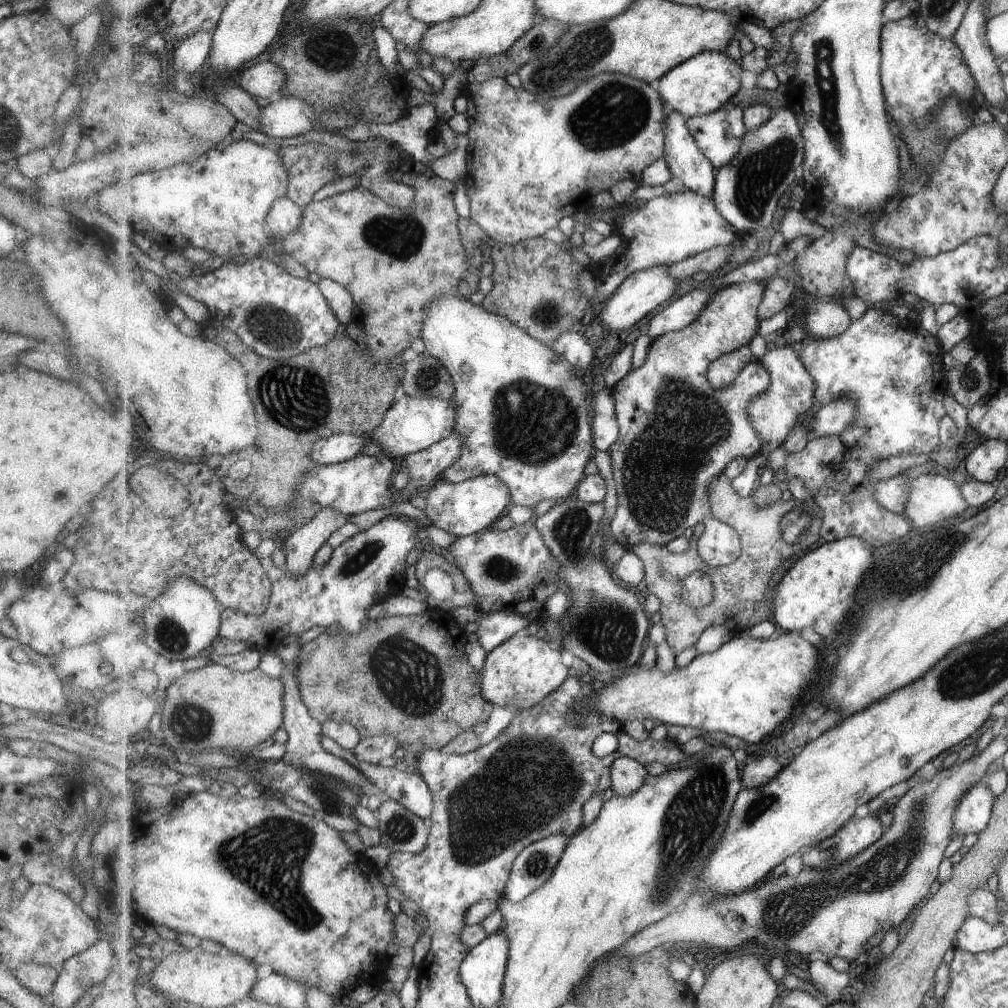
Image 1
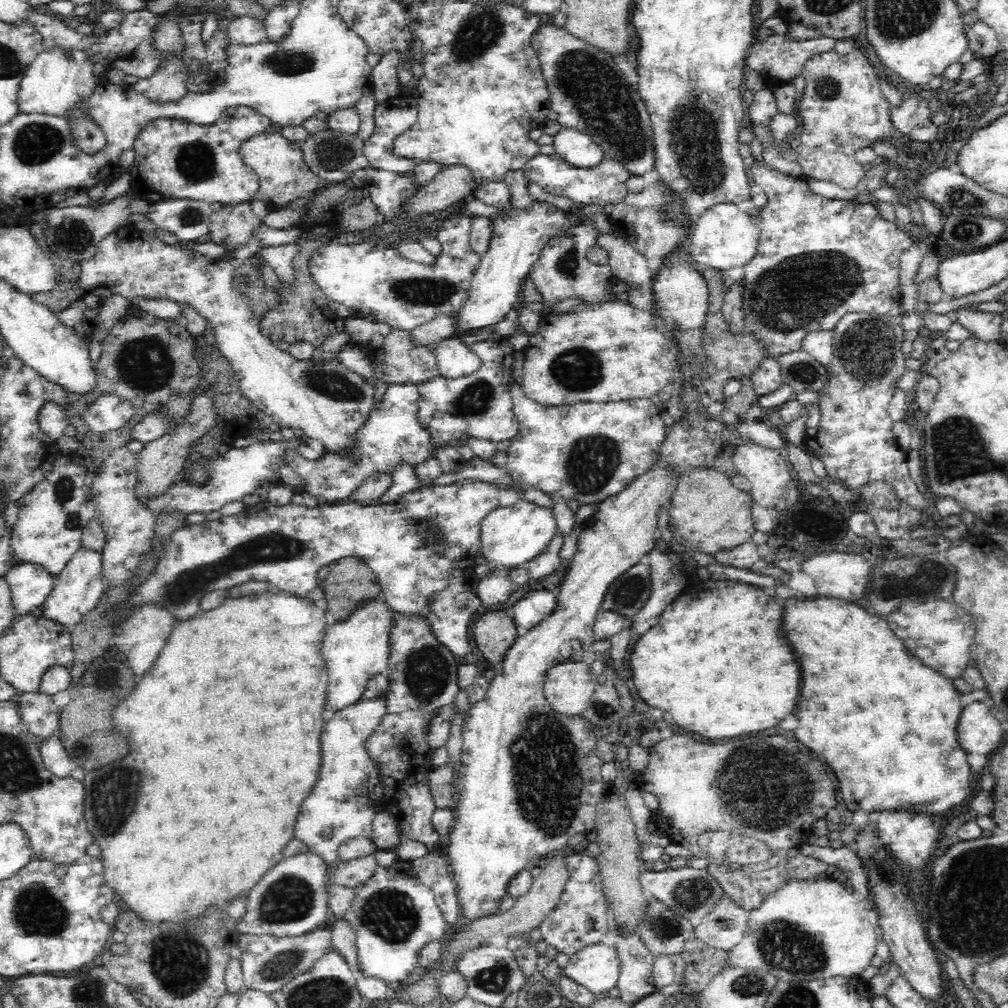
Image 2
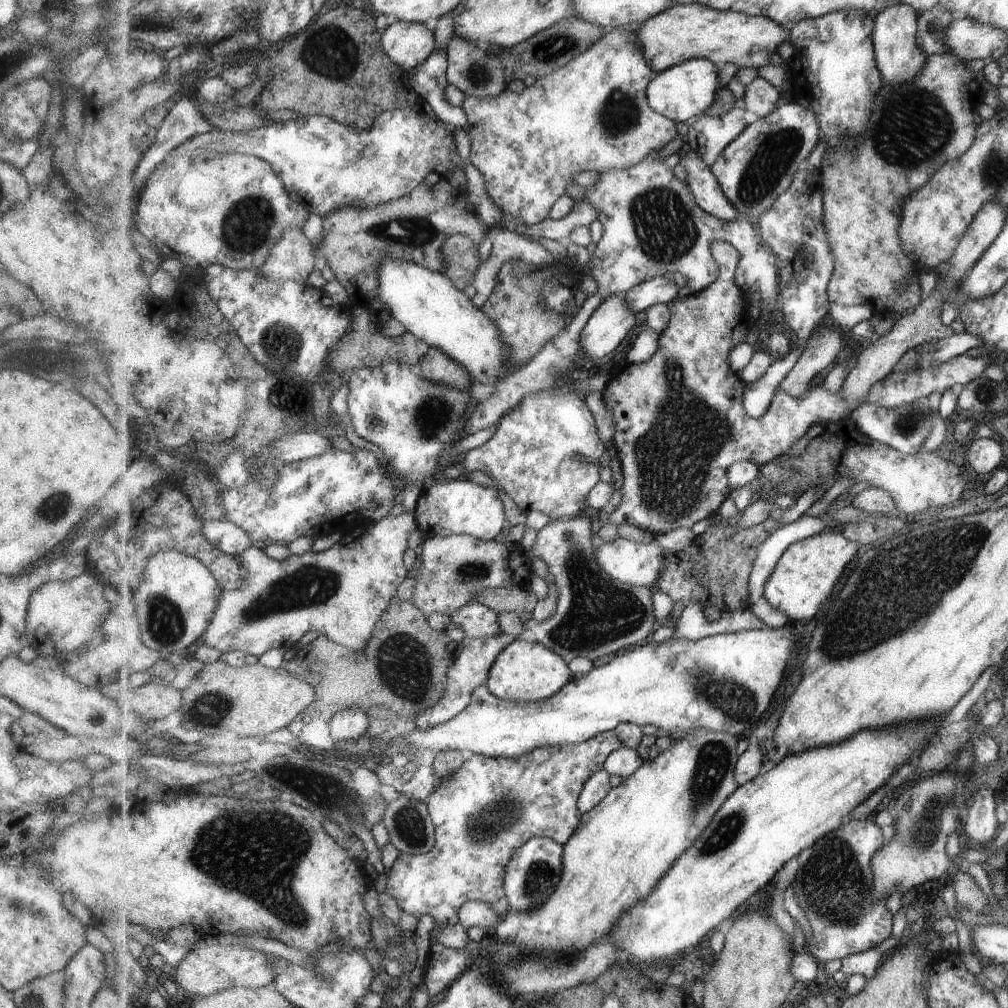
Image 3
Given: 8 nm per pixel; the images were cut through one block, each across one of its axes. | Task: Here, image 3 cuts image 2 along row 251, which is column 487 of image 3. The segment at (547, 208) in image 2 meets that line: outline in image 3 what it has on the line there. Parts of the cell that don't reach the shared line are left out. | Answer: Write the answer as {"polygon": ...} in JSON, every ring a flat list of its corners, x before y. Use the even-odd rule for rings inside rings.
{"polygon":[[451,479,434,481,434,485,425,488,414,509,418,530,427,534,427,539,433,536,471,535,479,540,491,541,500,538,503,528,508,524,501,492,495,486,483,486,468,479]]}

